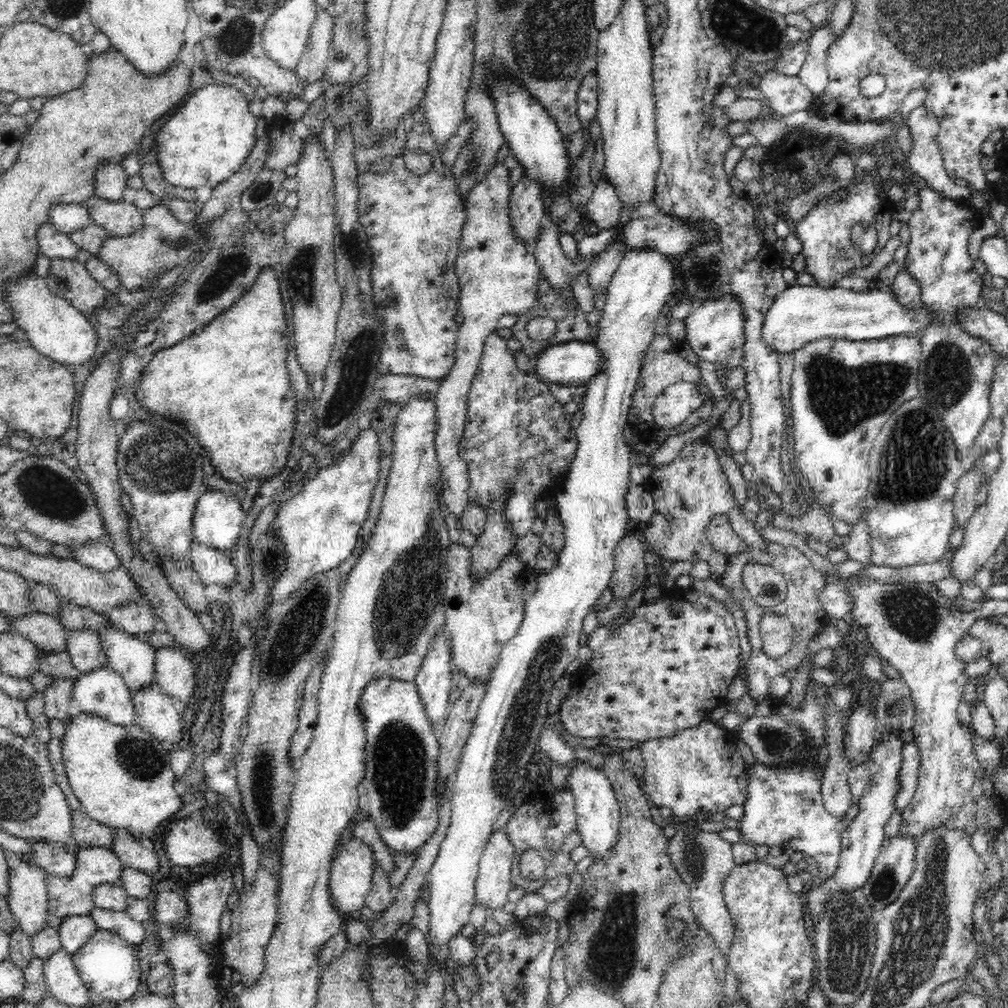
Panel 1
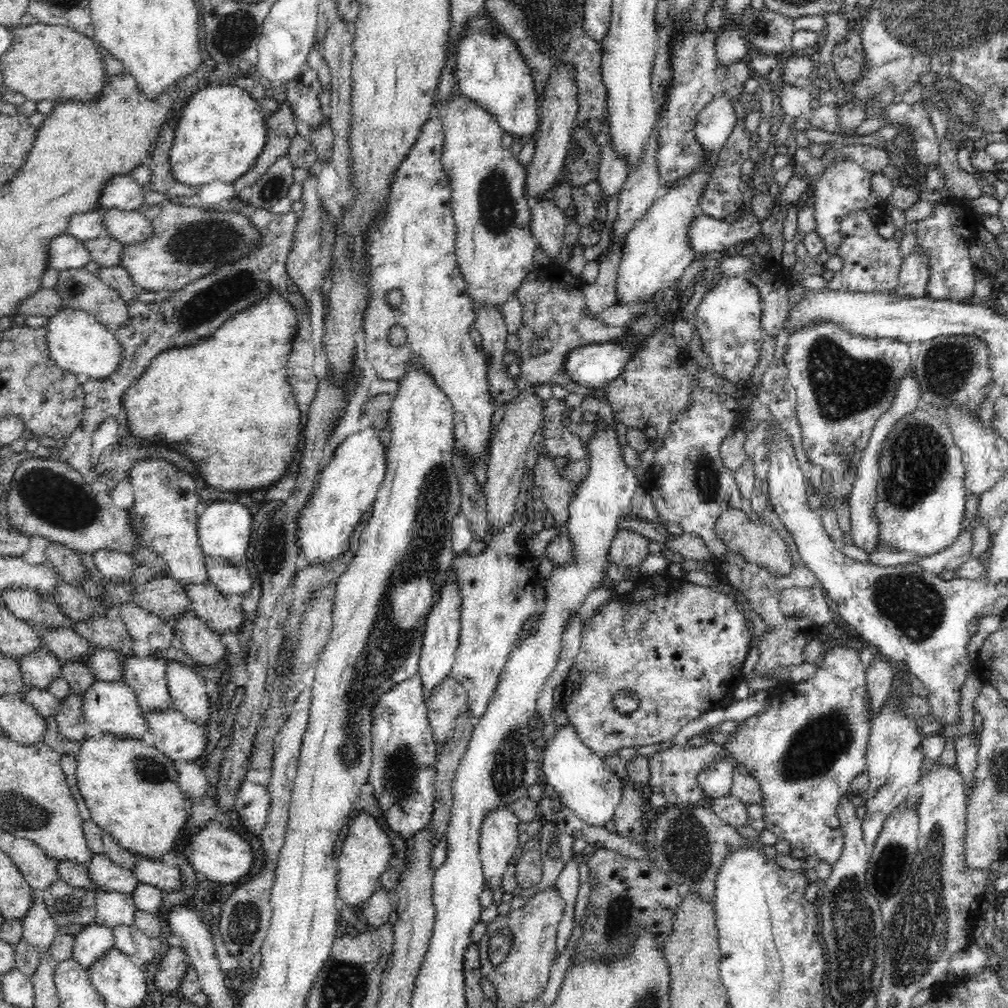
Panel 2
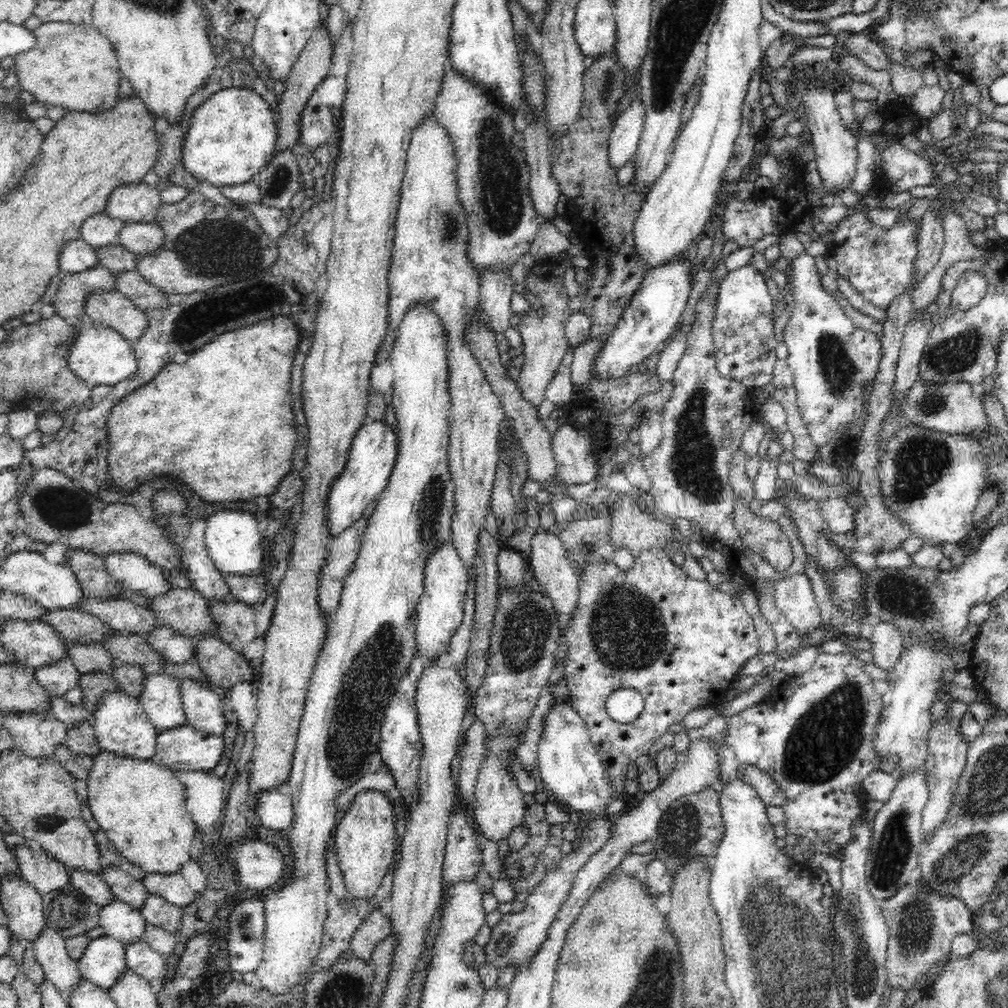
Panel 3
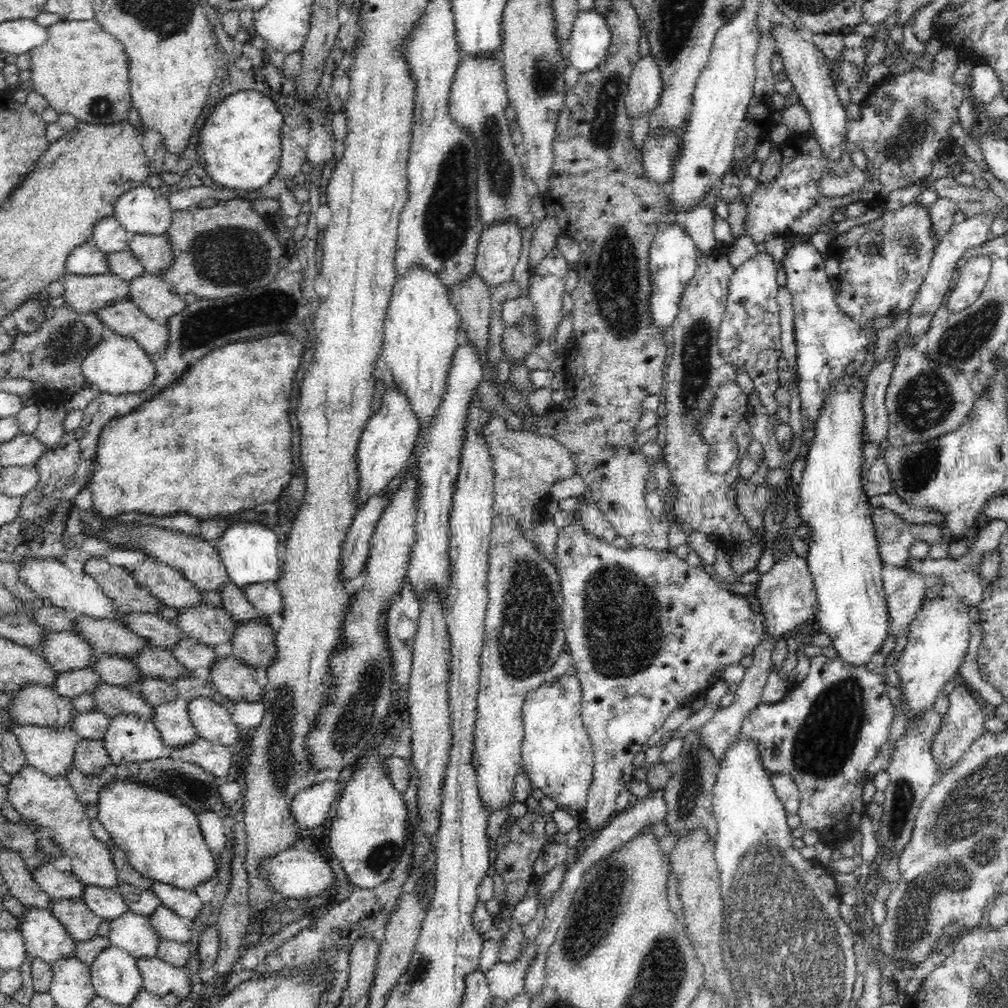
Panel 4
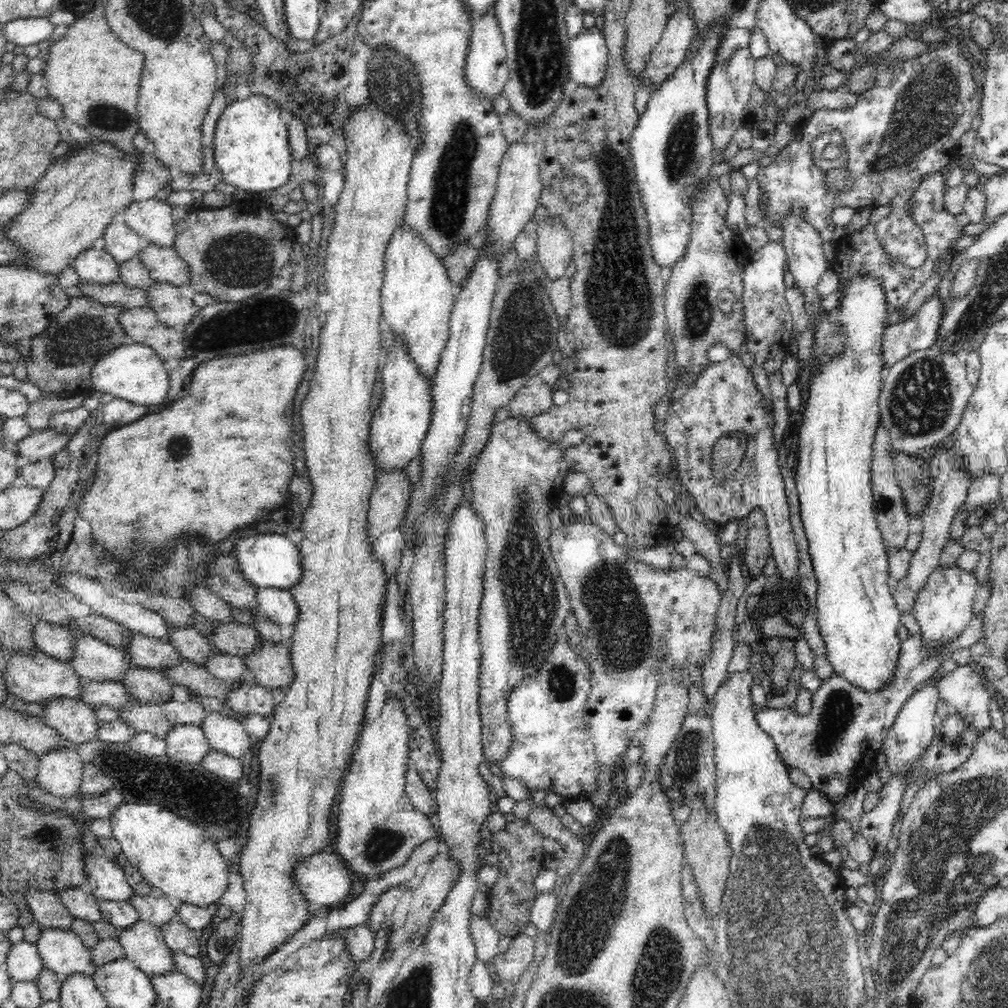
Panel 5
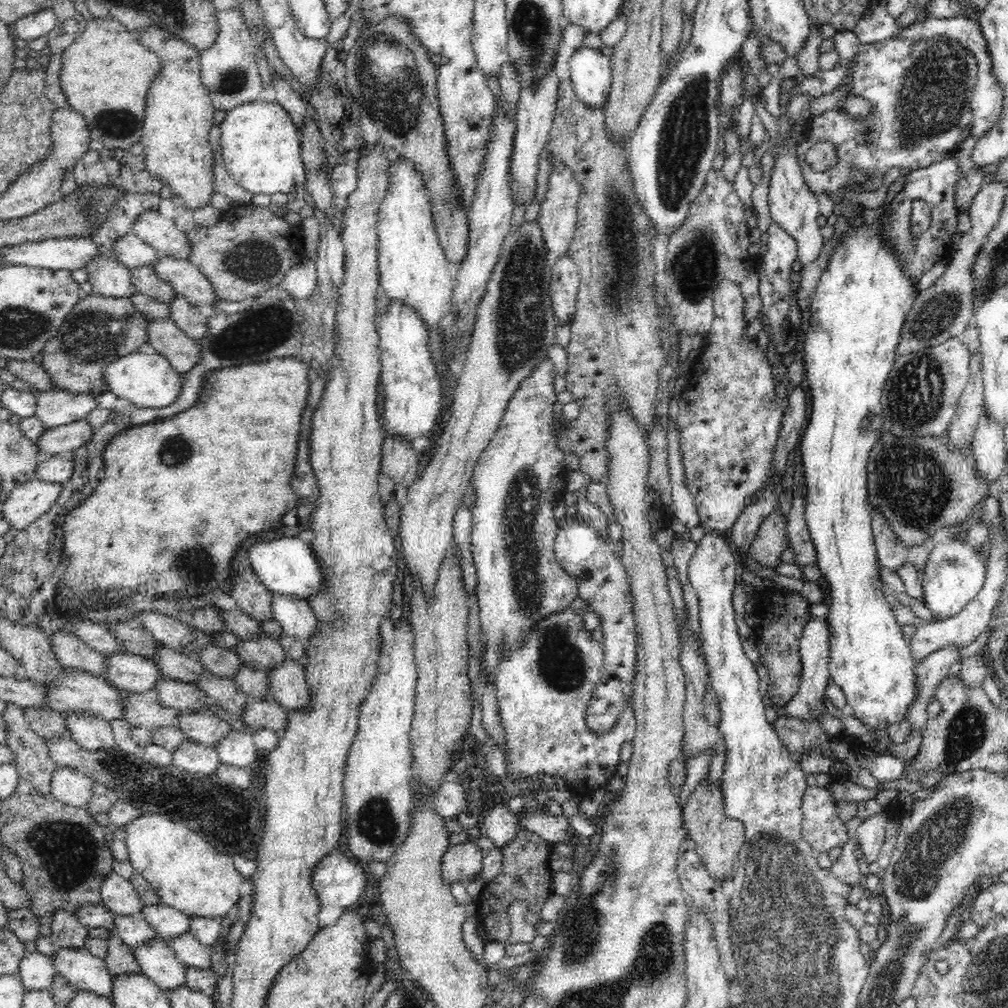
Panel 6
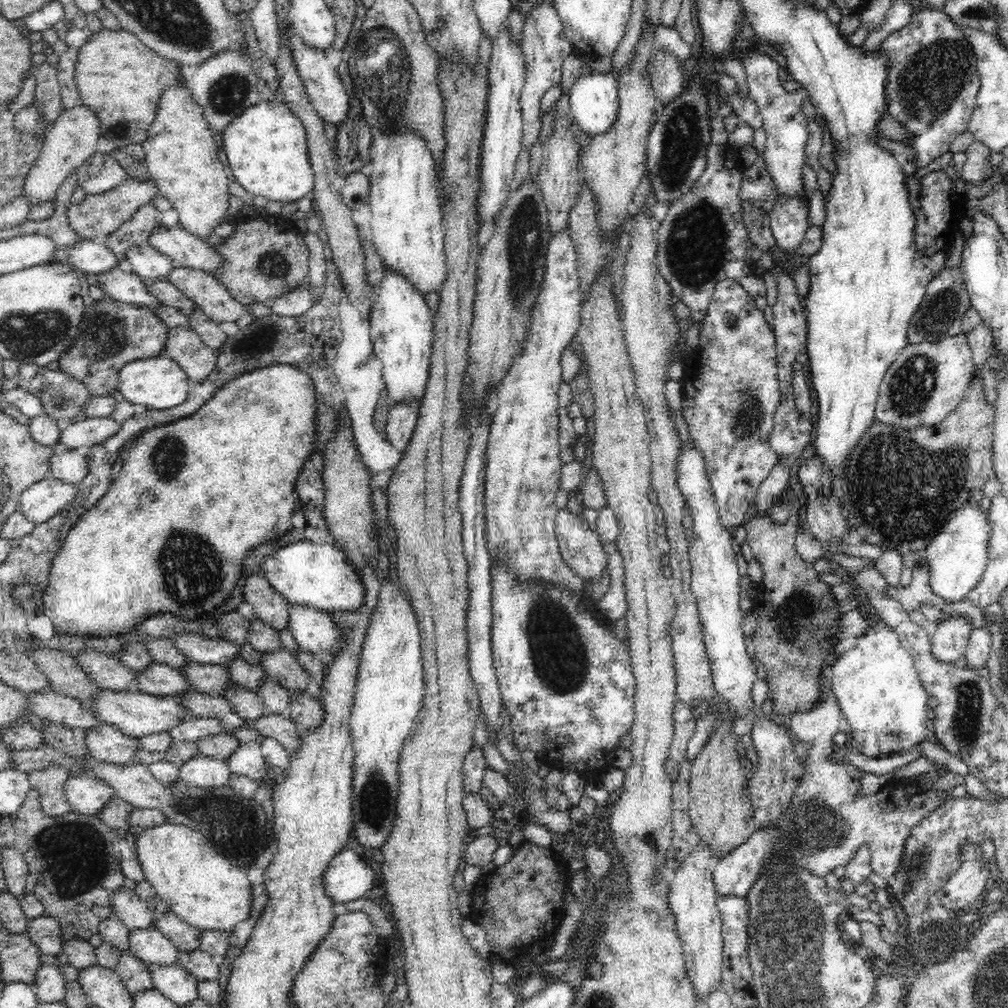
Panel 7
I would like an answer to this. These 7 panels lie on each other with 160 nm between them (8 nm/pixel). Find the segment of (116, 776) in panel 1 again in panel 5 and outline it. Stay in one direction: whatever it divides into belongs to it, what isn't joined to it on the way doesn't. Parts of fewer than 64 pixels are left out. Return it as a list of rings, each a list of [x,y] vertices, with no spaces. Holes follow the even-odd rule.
[[[128,803],[122,804],[116,810],[116,814],[110,815],[109,819],[112,836],[121,844],[128,862],[137,868],[148,883],[154,886],[156,893],[172,898],[177,904],[212,908],[226,892],[230,874],[228,863],[222,859],[217,842],[190,820],[179,817],[174,812],[161,808],[160,805]]]

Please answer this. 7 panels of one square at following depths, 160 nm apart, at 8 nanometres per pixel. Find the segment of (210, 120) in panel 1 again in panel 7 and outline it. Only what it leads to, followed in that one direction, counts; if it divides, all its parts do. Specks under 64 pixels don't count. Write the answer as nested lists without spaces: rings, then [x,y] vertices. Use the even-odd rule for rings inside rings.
[[[262,99],[233,118],[222,134],[223,156],[232,168],[236,182],[242,185],[247,196],[264,196],[268,201],[291,202],[300,200],[313,190],[314,173],[307,150],[307,134],[302,121],[284,102]]]

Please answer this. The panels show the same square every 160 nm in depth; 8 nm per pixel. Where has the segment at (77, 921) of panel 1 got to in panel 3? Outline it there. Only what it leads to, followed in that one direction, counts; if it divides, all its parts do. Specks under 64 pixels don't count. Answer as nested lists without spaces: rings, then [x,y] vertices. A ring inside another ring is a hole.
[[[110,935],[90,939],[84,954],[77,960],[79,973],[98,988],[108,990],[125,973],[125,944]]]

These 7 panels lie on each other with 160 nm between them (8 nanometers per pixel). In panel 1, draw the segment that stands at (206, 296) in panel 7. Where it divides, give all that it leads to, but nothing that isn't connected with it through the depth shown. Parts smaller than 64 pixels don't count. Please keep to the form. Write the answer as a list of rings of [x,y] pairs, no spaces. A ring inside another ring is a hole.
[[[94,196],[86,204],[91,222],[106,229],[112,237],[125,237],[135,233],[143,223],[143,211],[134,203],[112,202]]]

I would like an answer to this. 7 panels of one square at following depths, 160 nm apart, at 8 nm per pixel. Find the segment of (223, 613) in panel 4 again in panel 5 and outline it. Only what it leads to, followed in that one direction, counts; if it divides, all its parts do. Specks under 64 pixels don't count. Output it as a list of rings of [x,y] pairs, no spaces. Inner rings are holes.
[[[238,621],[215,624],[208,638],[220,653],[238,655],[242,658],[259,647],[262,640],[253,626]]]

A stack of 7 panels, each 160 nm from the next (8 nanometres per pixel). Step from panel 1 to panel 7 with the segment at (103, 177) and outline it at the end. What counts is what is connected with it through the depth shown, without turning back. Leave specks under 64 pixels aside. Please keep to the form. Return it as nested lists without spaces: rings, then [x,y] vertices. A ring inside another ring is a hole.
[[[182,225],[156,227],[148,237],[148,243],[161,254],[168,256],[176,268],[192,268],[208,274],[222,270],[222,255],[208,242],[184,230]]]

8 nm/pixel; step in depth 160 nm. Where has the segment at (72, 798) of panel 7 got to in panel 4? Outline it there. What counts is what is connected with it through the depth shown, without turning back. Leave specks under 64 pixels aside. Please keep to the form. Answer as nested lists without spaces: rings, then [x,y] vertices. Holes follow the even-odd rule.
[[[18,725],[12,734],[18,739],[29,766],[48,778],[67,778],[70,774],[77,748],[77,734],[72,728]]]

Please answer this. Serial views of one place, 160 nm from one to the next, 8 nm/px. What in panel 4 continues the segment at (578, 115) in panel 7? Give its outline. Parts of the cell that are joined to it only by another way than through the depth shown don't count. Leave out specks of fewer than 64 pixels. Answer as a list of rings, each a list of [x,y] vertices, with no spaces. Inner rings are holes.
[[[596,9],[579,12],[574,19],[571,36],[569,64],[578,72],[588,73],[608,57],[611,34],[605,14]]]

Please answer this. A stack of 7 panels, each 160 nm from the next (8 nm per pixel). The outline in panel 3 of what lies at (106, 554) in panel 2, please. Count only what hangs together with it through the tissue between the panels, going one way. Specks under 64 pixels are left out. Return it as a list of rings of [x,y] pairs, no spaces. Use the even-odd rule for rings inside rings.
[[[110,553],[103,555],[105,570],[125,588],[139,590],[147,597],[160,597],[174,589],[168,581],[168,569],[156,566],[140,554]]]

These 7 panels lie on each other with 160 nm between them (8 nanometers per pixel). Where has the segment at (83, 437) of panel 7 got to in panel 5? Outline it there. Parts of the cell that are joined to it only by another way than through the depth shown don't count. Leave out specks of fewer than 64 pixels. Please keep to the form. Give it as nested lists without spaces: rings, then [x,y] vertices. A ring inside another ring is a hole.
[[[47,428],[32,431],[17,442],[18,454],[28,458],[30,463],[40,462],[59,453],[72,435],[72,432],[56,432]]]

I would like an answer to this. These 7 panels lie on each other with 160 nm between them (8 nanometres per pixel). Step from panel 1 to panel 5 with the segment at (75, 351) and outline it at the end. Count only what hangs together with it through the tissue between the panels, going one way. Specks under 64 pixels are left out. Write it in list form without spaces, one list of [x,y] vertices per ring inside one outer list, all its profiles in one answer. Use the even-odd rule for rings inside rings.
[[[123,342],[116,349],[103,354],[91,370],[93,389],[115,398],[122,398],[135,405],[158,406],[170,390],[169,372],[162,366],[163,360],[149,346]]]

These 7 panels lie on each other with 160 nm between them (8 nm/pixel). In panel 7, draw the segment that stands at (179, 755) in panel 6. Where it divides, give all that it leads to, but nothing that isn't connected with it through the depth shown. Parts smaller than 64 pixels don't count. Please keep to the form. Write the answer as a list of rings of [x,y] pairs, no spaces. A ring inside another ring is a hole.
[[[201,753],[190,758],[179,770],[180,777],[189,786],[202,789],[217,789],[228,786],[228,778],[232,774],[225,762],[204,756]]]

